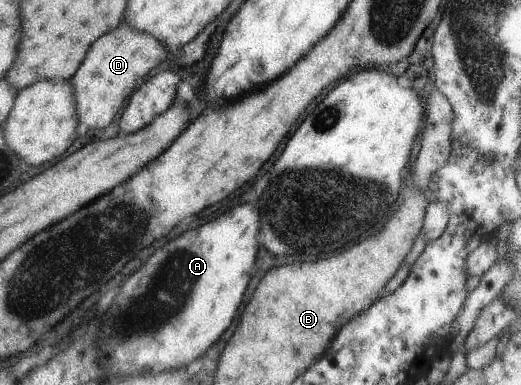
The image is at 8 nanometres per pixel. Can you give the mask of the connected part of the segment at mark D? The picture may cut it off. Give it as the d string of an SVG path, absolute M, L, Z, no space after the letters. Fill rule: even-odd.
M119 24L115 30L97 38L87 50L75 76L69 80L78 124L85 124L89 129L107 126L123 106L125 98L139 84L140 78L165 60L168 51L154 36L143 31L135 32L125 24Z

